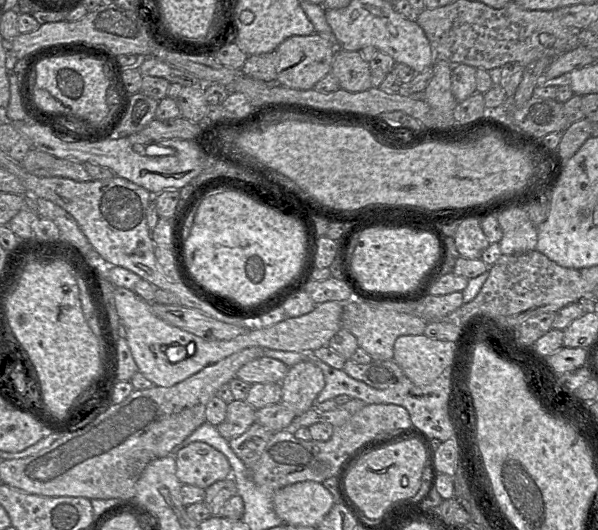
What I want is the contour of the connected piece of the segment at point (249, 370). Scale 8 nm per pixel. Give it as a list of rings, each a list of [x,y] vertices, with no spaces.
[[[262,356],[244,364],[236,377],[249,384],[281,383],[287,375],[289,367],[283,362]]]

